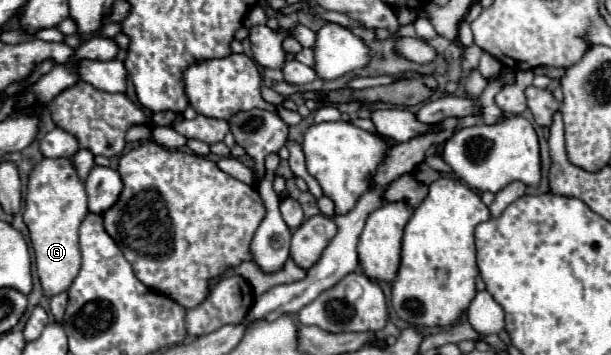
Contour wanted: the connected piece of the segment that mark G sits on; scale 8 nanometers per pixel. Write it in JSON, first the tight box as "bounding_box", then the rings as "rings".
{"bounding_box":[24,158,88,296],"rings":[[[44,158],[40,160],[28,180],[24,224],[30,230],[30,240],[36,254],[38,278],[44,294],[54,296],[70,288],[72,280],[80,270],[80,248],[78,228],[88,214],[88,196],[84,182],[78,178],[70,158]]]}

